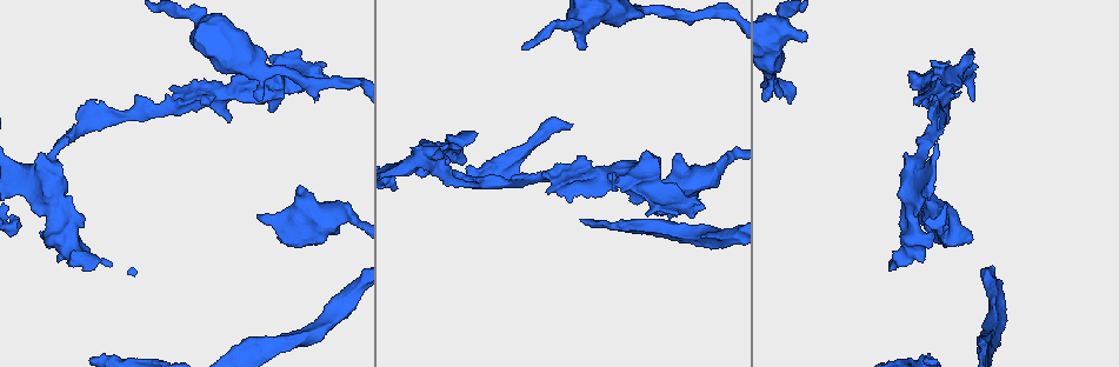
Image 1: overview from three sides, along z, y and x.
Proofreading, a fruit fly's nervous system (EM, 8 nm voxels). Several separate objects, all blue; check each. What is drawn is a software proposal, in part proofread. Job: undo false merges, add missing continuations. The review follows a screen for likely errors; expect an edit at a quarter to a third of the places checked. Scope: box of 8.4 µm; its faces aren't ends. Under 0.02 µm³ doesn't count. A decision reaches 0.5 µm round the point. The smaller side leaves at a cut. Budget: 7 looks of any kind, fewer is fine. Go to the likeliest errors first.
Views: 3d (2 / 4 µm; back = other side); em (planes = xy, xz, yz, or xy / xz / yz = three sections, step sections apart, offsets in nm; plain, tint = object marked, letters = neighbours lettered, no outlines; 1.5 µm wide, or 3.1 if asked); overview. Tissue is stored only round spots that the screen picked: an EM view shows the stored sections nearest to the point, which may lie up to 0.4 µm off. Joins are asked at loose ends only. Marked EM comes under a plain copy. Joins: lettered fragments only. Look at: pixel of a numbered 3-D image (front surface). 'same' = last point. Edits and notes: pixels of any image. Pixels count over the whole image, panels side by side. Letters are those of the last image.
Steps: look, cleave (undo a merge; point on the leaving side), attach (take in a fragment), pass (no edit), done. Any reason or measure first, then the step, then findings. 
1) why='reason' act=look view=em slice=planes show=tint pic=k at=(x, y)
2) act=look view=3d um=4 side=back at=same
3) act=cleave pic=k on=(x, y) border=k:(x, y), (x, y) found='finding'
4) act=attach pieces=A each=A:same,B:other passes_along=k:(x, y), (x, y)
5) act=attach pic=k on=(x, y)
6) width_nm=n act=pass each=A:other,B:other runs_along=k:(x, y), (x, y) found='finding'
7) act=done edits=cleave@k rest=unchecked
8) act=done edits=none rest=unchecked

why='thick end' act=look view=3d um=4 pic=1 at=(281, 242)

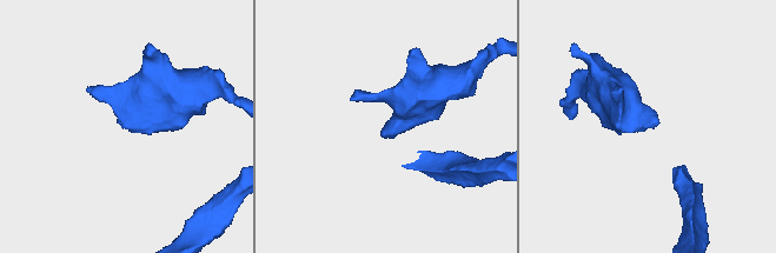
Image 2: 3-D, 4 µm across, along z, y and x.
why='now the EM' act=look view=em slice=planes show=letters pic=2 at=(650, 127)

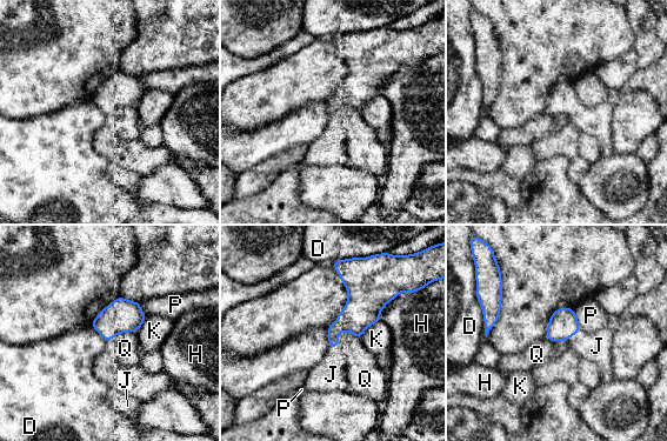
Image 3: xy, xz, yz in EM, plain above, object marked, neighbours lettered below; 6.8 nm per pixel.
longest_contact=H:240nm act=attach pieces=J each=D:other,H:other,J:same,K:other,P:other,Q:other found='it goes on there'

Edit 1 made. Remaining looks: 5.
why='redraw' act=look view=overview

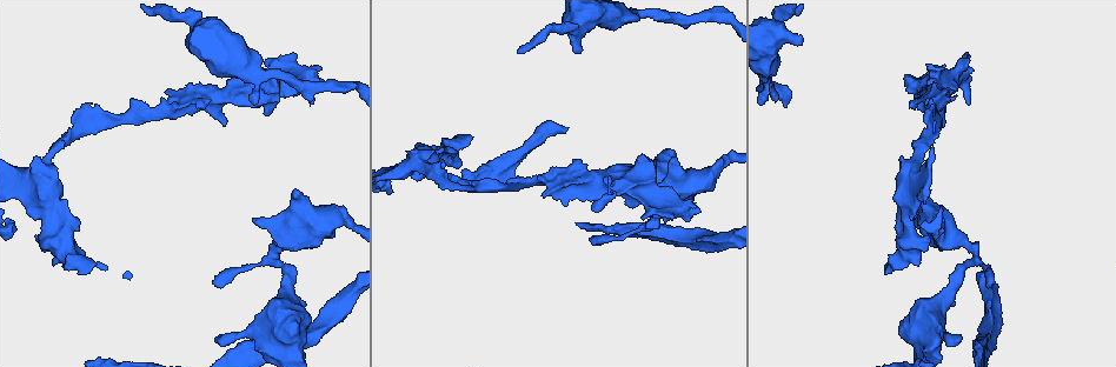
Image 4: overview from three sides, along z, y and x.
act=look view=3d um=4 pic=4 at=(41, 240)

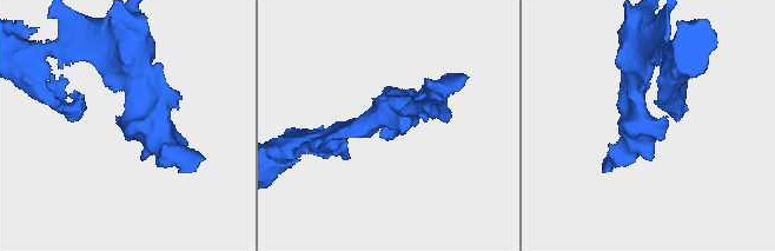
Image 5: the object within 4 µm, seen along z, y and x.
why='shape alone is not enough' act=look view=em slice=planes show=tint pic=5 at=(665, 117)

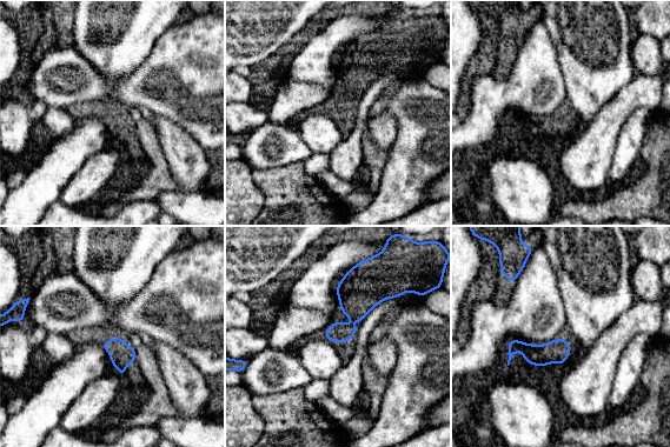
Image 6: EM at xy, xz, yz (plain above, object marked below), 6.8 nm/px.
why='see the neighbours' act=look view=em slice=planes show=letters at=same

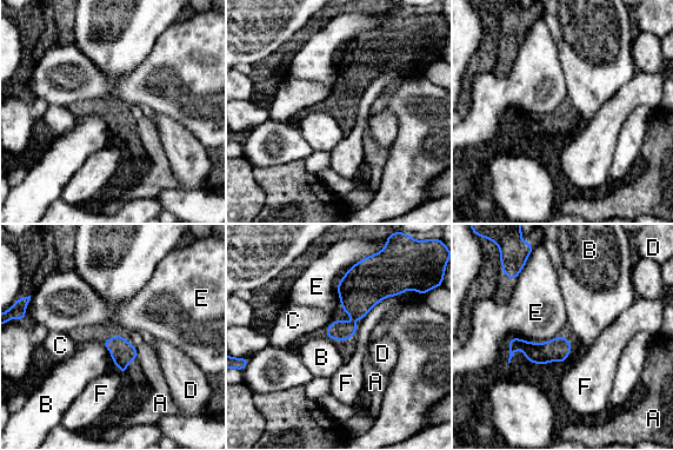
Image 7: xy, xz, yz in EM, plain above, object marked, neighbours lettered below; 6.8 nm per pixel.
act=pass each=A:other,B:other,C:other,D:other,E:other,F:other found='no lettered fragment goes on from it'

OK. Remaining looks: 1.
act=done edits=attach@3 rest=unchecked

